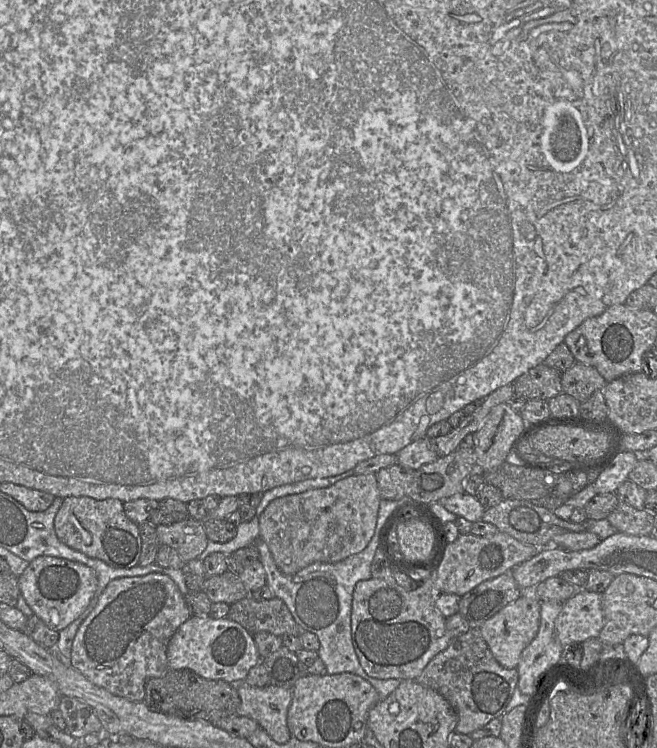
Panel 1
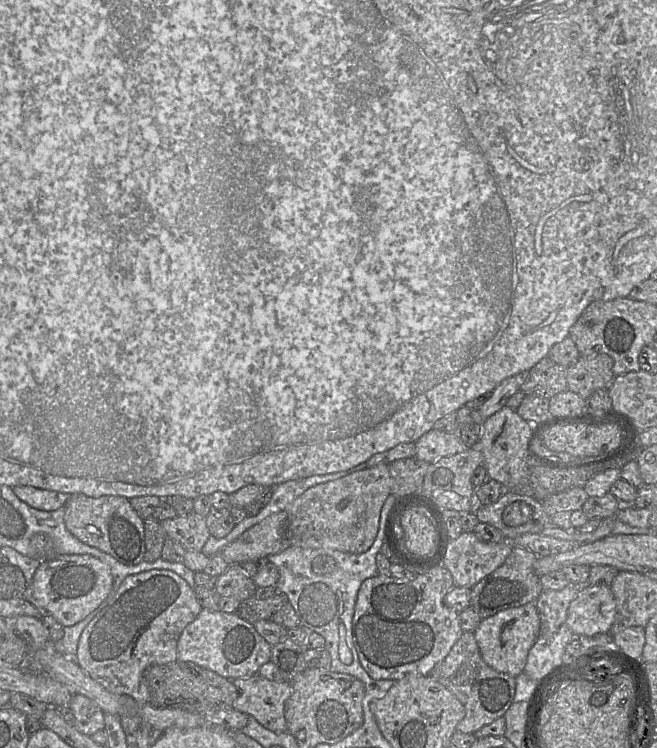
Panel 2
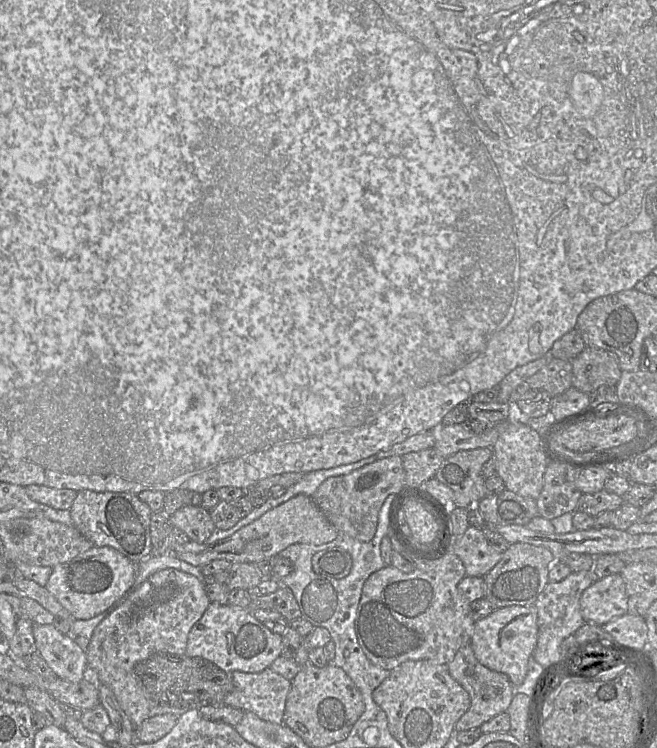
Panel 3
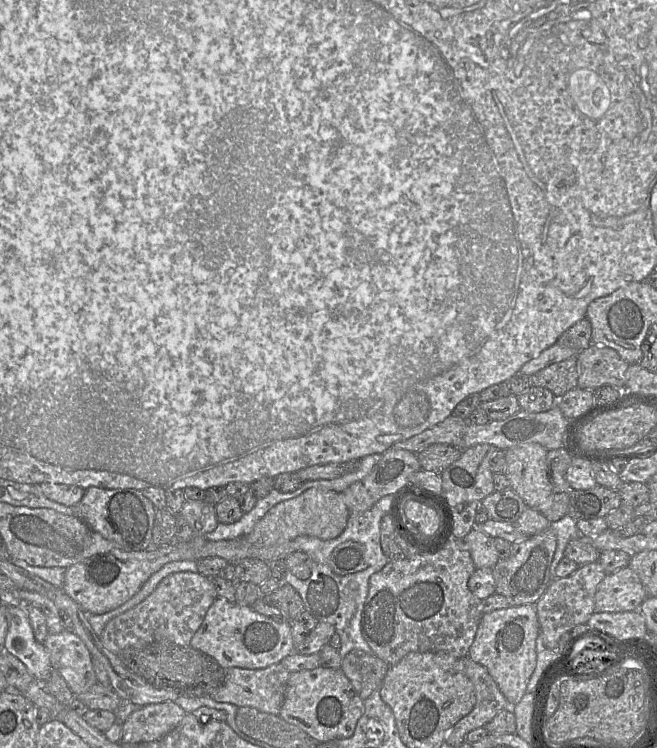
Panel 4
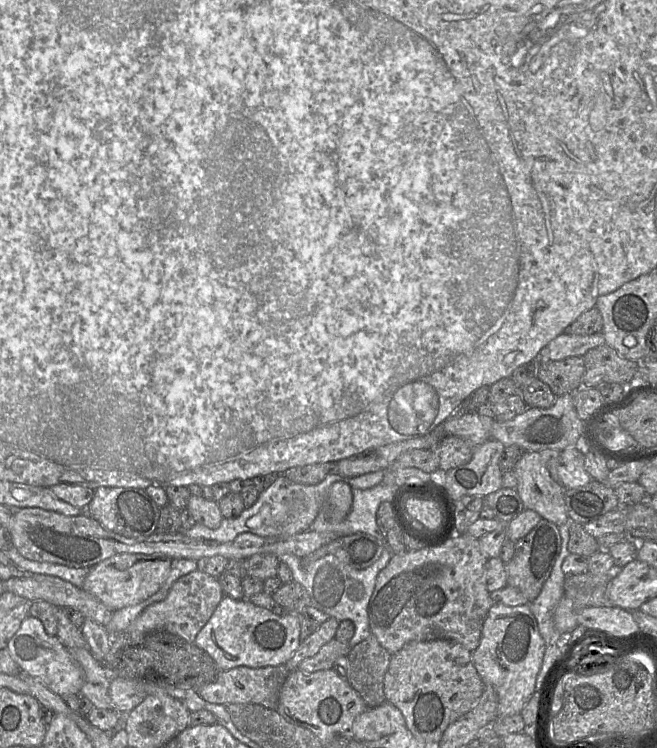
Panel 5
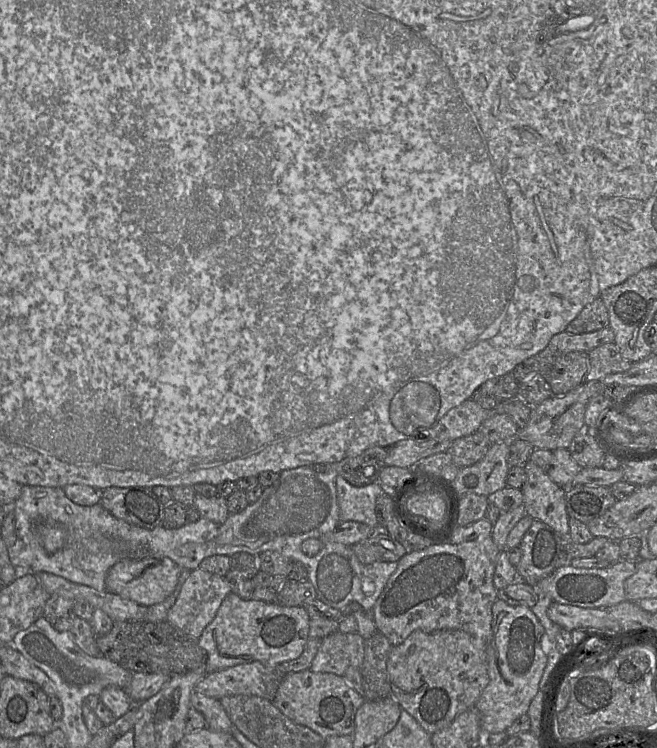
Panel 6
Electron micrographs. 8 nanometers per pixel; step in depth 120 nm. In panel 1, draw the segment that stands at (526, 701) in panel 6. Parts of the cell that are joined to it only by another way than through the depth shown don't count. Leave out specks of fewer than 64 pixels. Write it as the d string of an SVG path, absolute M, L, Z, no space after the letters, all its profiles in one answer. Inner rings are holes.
M523 592L516 600L508 603L479 627L494 658L504 668L516 668L523 649L536 636L539 628L540 604L540 600L530 592Z

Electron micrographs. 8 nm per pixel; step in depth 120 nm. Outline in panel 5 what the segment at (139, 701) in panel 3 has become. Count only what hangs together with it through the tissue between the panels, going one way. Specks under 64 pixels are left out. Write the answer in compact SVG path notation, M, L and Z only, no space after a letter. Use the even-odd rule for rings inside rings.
M196 569L178 578L171 586L167 596L145 608L127 627L129 634L142 634L165 630L193 643L197 633L207 623L224 593L218 578Z

